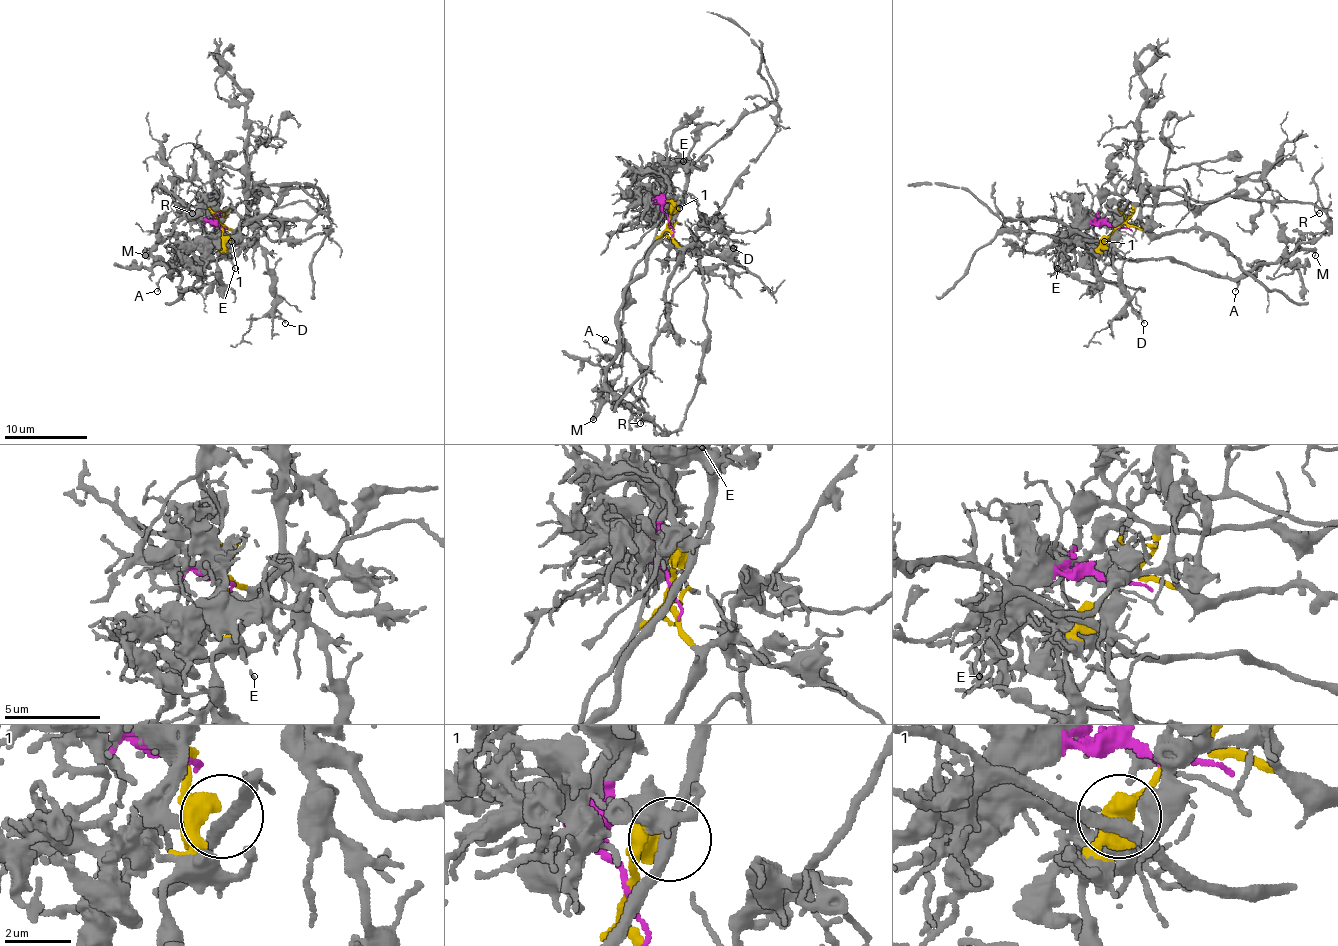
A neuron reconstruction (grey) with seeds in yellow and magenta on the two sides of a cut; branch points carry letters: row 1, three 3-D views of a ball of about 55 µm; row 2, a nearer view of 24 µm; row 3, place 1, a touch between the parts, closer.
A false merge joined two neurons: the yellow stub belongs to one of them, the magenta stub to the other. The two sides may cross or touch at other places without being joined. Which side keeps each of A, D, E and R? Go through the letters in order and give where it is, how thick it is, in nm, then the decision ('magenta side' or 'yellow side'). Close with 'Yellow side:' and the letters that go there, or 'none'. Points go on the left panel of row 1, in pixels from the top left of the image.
A: (157, 291) | 120 nm | magenta side
D: (285, 323) | 130 nm | yellow side
E: (235, 268) | 140 nm | magenta side
R: (192, 213) | 130 nm | yellow side
Yellow side: D, R

